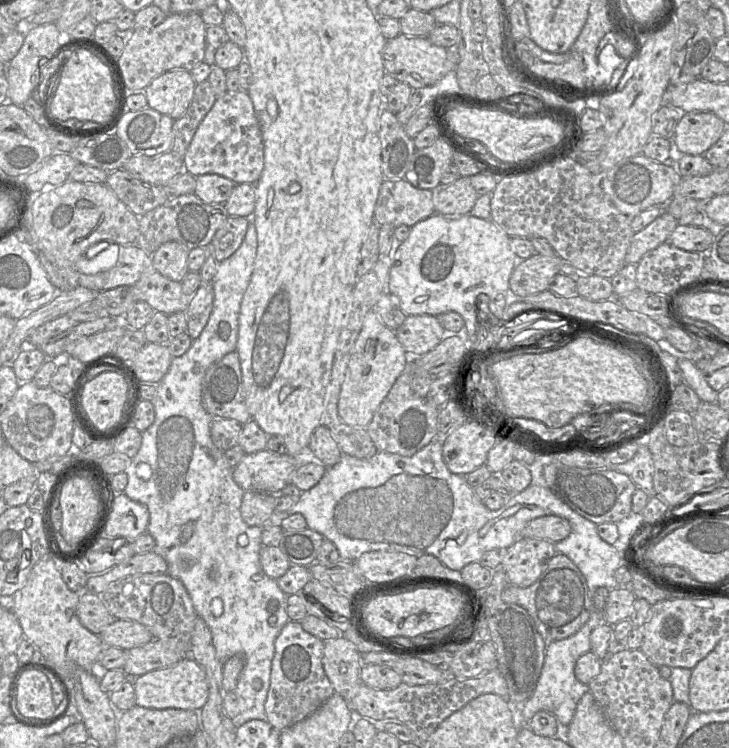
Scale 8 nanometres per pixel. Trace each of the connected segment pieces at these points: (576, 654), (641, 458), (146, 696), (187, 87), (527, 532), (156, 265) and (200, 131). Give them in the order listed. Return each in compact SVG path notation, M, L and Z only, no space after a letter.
M593 608L588 621L574 635L562 640L547 642L544 665L535 691L521 711L515 710L515 727L517 730L523 726L529 726L531 718L541 710L551 712L556 717L557 728L559 724L571 722L579 700L589 691L589 685L576 678L575 664L580 656L591 651L590 634L602 624L605 624L603 613Z
M641 445L629 461L602 467L601 469L612 470L627 475L635 486L643 490L649 498L656 496L653 486L654 463L653 455L647 445Z
M189 656L167 668L152 670L138 676L134 682L136 705L144 708L176 708L199 712L208 699L207 676L195 660Z
M191 71L165 72L145 88L148 107L174 120L179 119L191 104L196 85Z
M548 515L531 520L522 530L520 538L543 539L556 543L568 537L570 523L559 516Z
M166 242L152 254L153 268L163 276L181 282L189 272L187 266L189 251L181 243Z
M226 91L198 126L183 157L184 171L194 176L217 174L236 184L256 184L264 169L262 131L248 91Z

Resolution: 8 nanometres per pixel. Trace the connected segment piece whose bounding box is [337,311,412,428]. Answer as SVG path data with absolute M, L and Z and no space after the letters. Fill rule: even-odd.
M369 311L356 339L341 385L338 414L347 425L366 428L396 379L408 368L409 356L394 330L385 326L375 311Z

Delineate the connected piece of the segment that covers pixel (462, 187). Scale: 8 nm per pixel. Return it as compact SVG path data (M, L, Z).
M459 177L454 183L442 190L433 190L435 214L470 214L478 195L470 177Z

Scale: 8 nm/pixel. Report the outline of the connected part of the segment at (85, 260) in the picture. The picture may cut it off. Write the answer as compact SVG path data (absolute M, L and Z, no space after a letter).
M99 242L89 247L84 255L77 260L75 269L86 275L109 270L116 264L118 251L118 244Z

